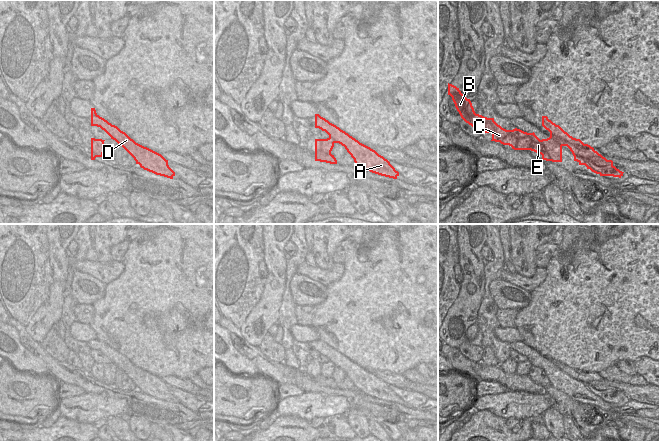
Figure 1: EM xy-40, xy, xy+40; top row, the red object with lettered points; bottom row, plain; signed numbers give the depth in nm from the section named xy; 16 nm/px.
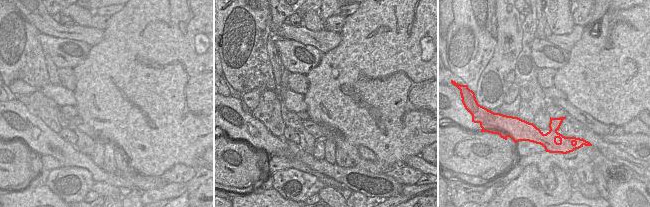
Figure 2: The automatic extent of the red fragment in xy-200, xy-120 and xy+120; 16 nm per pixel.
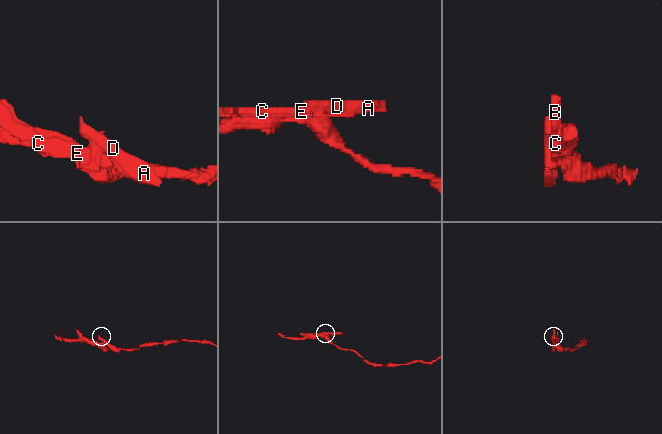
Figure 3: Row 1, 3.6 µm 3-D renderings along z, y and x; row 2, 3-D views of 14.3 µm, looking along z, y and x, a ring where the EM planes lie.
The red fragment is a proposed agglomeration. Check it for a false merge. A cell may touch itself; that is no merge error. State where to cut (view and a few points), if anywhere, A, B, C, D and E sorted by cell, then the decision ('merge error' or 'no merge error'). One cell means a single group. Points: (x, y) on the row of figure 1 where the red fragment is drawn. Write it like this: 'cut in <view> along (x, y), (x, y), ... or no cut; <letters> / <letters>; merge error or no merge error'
cut in xy+40 along (550, 135), (565, 145); A D / B C E; merge error

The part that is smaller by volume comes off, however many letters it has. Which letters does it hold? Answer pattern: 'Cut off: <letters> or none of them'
Cut off: A, D

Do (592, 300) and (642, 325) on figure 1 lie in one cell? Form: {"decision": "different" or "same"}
{"decision": "same"}

